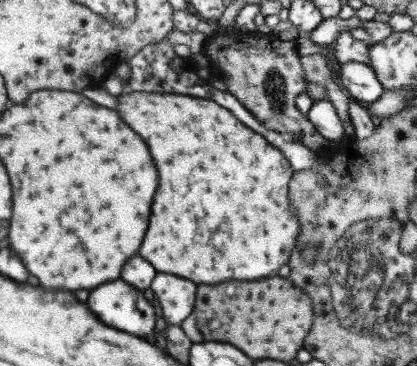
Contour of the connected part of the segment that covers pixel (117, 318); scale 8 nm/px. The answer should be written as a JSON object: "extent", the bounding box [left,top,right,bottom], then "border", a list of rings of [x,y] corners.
{"extent":[88,280,156,336],"border":[[[114,280],[112,284],[102,284],[100,288],[94,288],[88,298],[88,308],[108,326],[134,334],[134,336],[154,336],[156,316],[152,304],[144,298],[140,290],[126,284],[124,280]]]}

